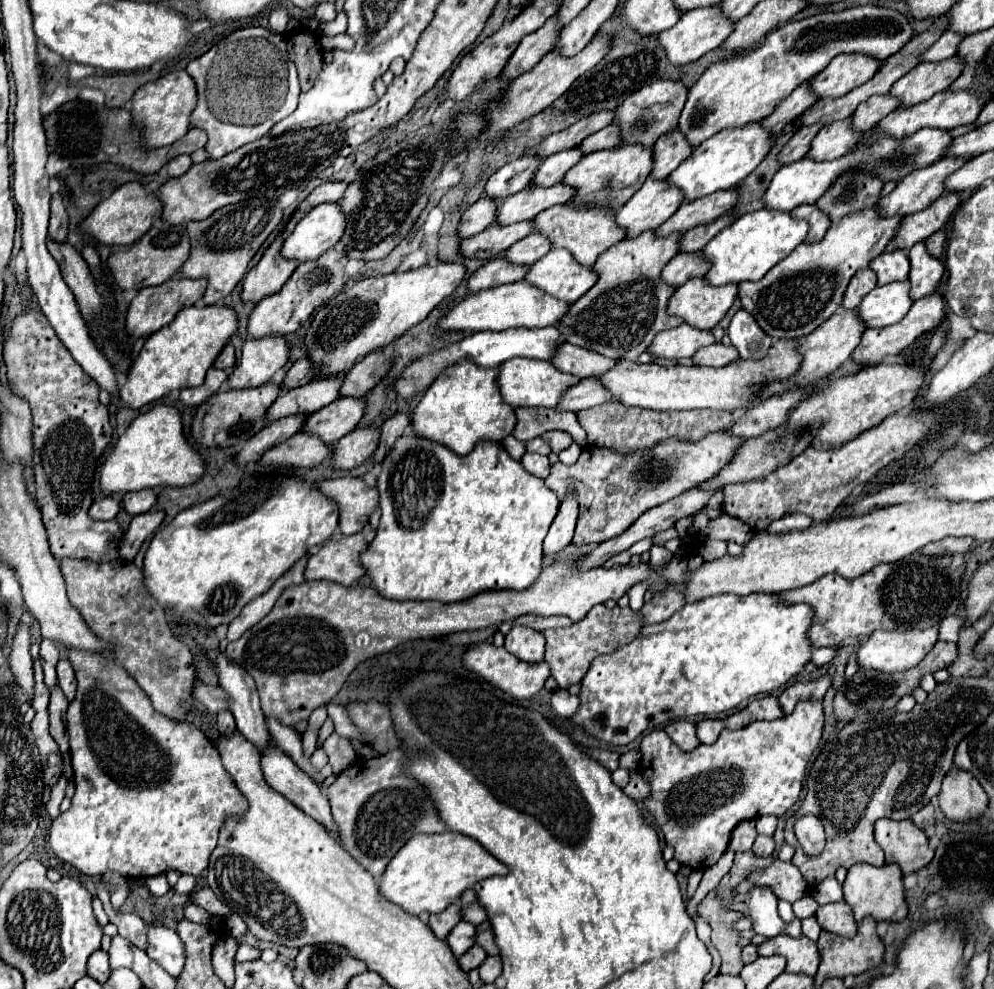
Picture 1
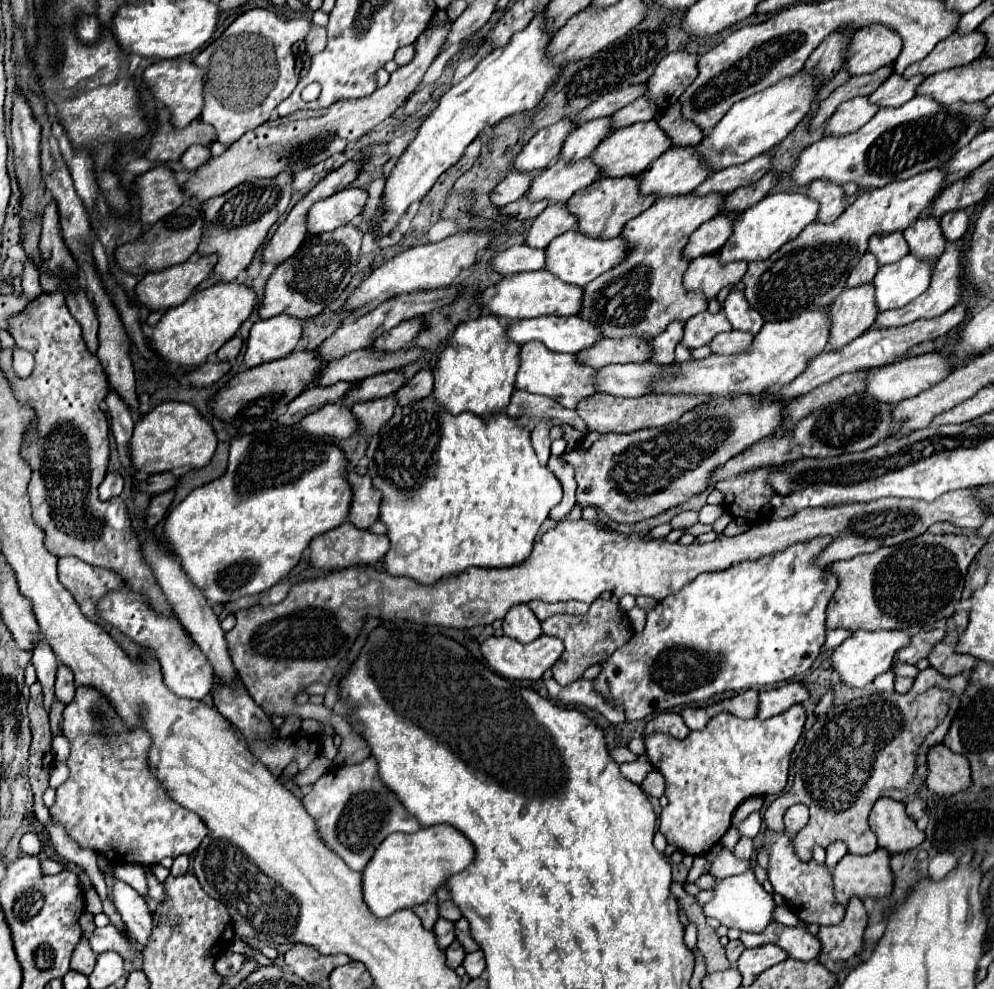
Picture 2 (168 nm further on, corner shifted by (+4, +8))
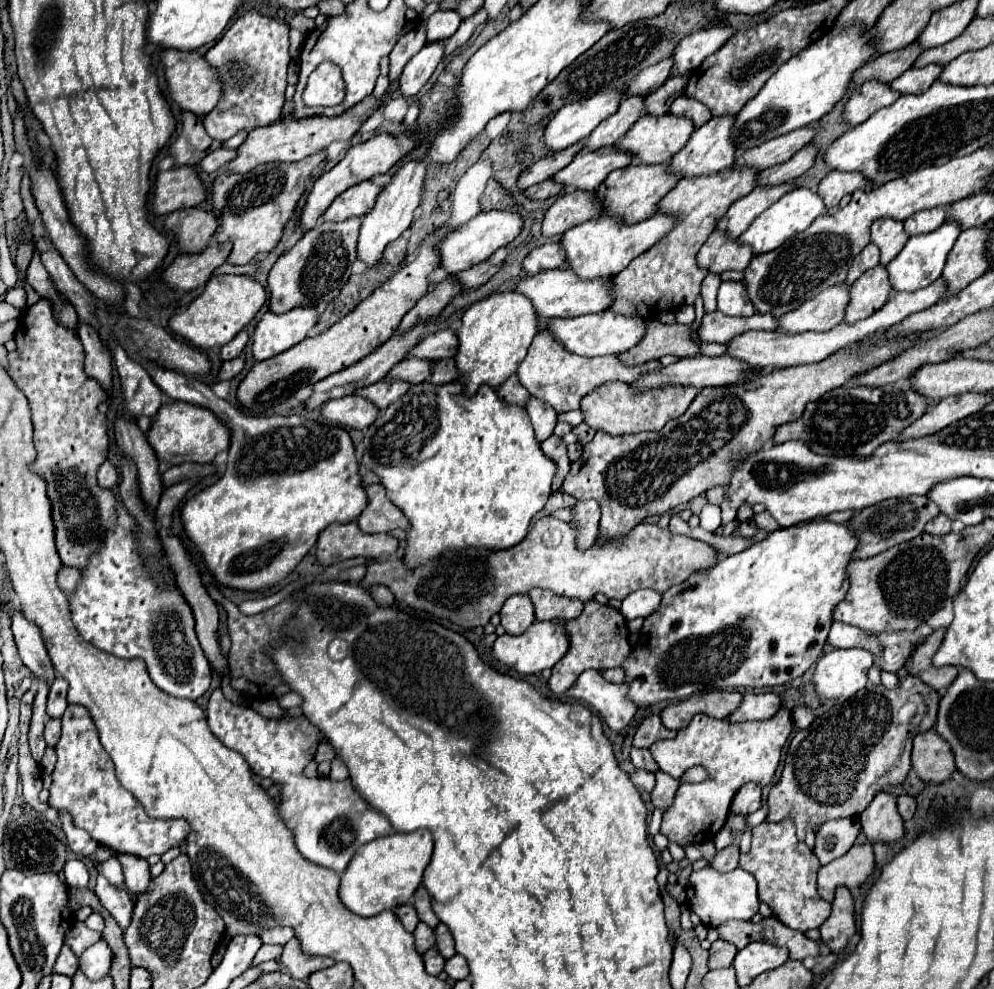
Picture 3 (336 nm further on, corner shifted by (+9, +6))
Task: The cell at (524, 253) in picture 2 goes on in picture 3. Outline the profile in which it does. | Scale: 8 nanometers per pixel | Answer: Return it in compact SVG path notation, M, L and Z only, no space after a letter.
M544 244L540 248L534 248L524 260L524 270L528 276L562 266L566 266L566 252L560 244Z

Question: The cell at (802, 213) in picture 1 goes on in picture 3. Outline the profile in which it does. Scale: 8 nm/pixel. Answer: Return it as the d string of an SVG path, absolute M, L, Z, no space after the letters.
M830 172L818 186L818 194L822 196L826 208L838 206L838 202L842 200L842 196L852 194L856 190L864 190L872 186L872 182L868 178L864 178L860 172Z

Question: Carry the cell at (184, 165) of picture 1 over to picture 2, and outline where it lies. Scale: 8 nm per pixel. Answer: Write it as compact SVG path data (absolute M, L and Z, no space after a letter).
M189 146L187 150L185 150L185 154L179 158L179 162L181 162L181 166L185 168L185 170L195 170L195 166L201 166L203 162L207 162L207 158L209 158L211 154L209 154L209 148L203 148L203 146Z

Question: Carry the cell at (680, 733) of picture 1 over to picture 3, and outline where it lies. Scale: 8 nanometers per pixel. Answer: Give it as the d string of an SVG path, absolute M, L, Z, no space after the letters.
M648 716L642 720L642 724L638 726L638 730L634 734L634 746L636 748L650 748L656 740L674 738L674 736L676 736L676 730L664 728L664 724L660 722L660 716Z

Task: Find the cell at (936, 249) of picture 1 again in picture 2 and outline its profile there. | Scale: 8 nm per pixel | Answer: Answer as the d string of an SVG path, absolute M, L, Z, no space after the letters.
M965 210L959 212L951 212L947 216L941 218L941 230L945 240L949 242L957 242L959 238L963 238L963 234L969 228L969 214Z

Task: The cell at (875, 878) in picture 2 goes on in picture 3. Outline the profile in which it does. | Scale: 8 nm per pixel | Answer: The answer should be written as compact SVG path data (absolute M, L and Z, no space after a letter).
M854 844L842 858L832 860L818 870L818 894L832 902L836 886L854 888L866 882L866 878L874 872L874 852L872 844Z

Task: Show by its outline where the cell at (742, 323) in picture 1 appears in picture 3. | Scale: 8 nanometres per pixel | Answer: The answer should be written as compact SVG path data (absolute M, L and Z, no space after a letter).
M722 282L718 288L718 310L726 316L752 316L754 306L742 282Z

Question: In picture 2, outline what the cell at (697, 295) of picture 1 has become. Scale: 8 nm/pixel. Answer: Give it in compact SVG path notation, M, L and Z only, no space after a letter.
M715 254L701 256L689 262L683 276L683 286L689 292L701 292L707 300L715 298L723 288L739 284L747 270L747 262L731 262L731 266L719 266Z

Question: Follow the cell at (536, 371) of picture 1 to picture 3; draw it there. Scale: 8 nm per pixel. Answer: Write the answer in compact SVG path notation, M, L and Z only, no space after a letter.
M542 330L534 336L526 358L518 366L518 378L522 386L536 398L546 400L558 414L576 410L580 406L580 400L594 390L598 384L610 382L610 380L622 380L622 382L634 382L640 376L648 372L660 370L662 364L658 360L650 360L642 366L624 366L618 356L598 356L598 358L582 358L578 354L568 352L548 330Z

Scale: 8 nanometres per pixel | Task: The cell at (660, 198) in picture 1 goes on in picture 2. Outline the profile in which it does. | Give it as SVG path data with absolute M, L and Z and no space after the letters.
M667 150L639 176L639 194L655 196L657 200L685 196L691 194L707 176L707 170L695 162L691 150Z

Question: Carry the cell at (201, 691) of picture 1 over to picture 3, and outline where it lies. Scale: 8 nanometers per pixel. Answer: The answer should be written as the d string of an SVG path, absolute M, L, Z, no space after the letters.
M118 502L116 522L106 532L106 540L80 570L80 580L70 594L70 616L86 642L118 658L142 658L160 690L176 698L196 700L210 688L212 672L194 632L192 608L178 586L170 584L174 580L170 572L158 578L148 572L134 532L134 516Z

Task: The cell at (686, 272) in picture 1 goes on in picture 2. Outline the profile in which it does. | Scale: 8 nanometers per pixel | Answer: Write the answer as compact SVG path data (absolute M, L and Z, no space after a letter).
M711 218L701 224L683 248L683 258L695 260L703 254L717 254L723 242L731 236L731 220L735 218Z

